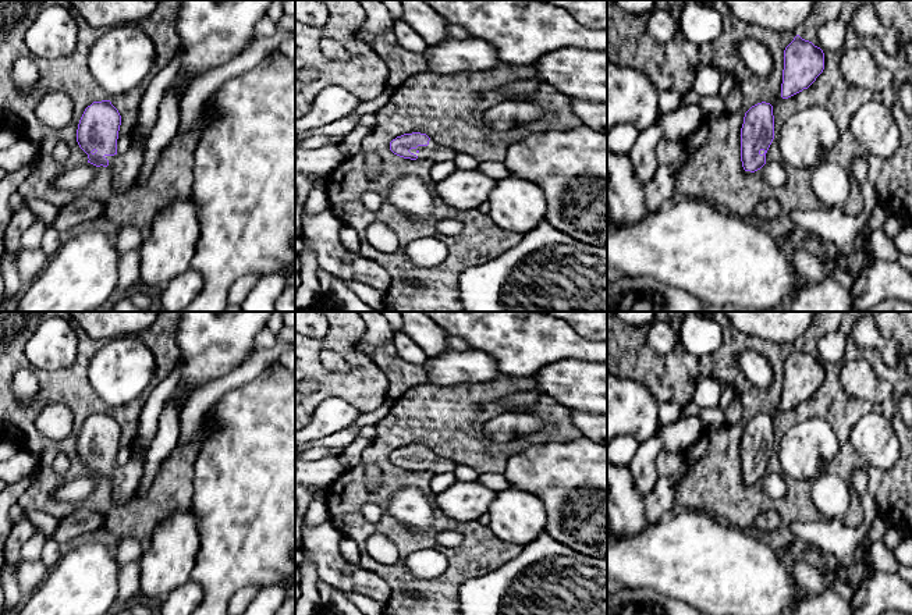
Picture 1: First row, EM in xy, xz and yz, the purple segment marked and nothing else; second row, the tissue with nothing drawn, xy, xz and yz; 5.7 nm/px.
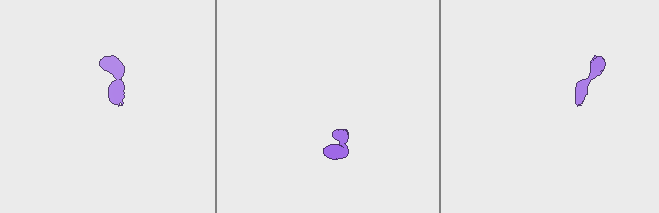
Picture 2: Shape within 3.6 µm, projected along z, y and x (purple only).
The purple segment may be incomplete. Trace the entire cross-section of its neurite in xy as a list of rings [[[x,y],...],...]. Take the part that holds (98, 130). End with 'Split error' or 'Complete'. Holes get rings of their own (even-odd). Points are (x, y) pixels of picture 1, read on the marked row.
[[[110,100],[93,102],[79,120],[77,142],[88,154],[88,163],[107,167],[113,178],[113,188],[125,193],[135,182],[143,164],[146,141],[132,139],[129,149],[118,154],[117,139],[121,115]]]. Split error

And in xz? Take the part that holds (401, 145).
[[[420,132],[397,136],[390,142],[390,150],[404,159],[430,159],[434,163],[454,160],[458,154],[450,147],[437,145],[426,134]]]. Split error

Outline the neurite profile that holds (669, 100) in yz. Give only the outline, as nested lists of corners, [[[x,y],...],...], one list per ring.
[[[660,90],[659,93],[659,110],[660,114],[668,114],[675,111],[677,109],[682,107],[682,97],[685,95],[681,95],[675,90]]]

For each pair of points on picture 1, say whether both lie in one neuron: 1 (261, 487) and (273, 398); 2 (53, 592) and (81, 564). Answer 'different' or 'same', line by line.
1: same
2: same

